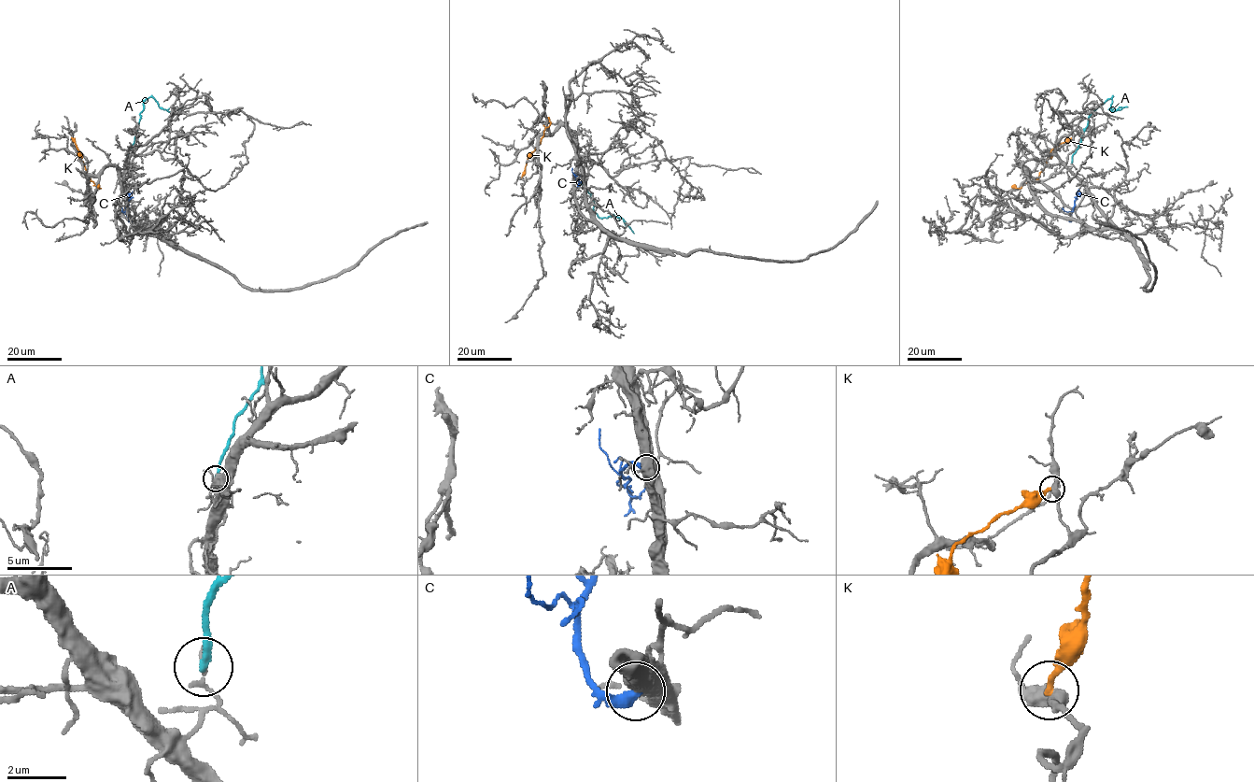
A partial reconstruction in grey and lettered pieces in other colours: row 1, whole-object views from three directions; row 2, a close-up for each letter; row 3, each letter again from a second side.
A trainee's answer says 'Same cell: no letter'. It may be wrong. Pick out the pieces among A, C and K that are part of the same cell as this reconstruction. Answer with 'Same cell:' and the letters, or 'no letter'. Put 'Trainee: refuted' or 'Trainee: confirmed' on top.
Trainee: confirmed
Same cell: no letter

